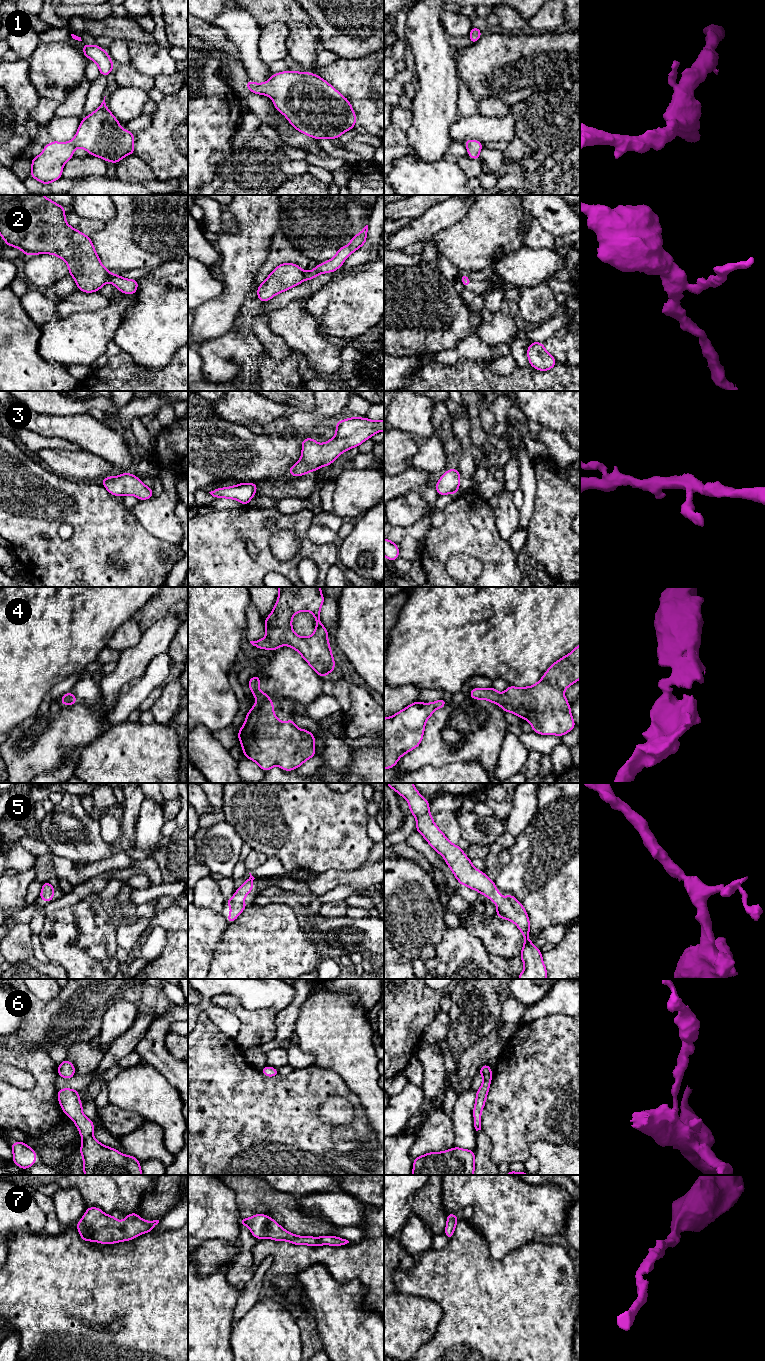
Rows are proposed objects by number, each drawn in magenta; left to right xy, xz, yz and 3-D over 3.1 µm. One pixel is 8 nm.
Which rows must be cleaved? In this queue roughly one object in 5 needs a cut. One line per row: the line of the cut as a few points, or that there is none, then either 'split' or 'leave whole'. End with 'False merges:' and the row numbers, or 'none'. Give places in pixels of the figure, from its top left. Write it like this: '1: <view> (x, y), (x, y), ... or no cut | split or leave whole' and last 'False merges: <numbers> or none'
1: no cut | leave whole
2: xy (112, 274), (108, 280) | split
3: no cut | leave whole
4: no cut | leave whole
5: no cut | leave whole
6: no cut | leave whole
7: no cut | leave whole
False merges: 2

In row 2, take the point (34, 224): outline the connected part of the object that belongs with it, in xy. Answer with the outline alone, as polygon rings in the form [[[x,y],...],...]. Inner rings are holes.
[[[0,195],[0,236],[7,246],[20,249],[25,256],[52,254],[61,258],[77,283],[77,289],[85,293],[98,292],[109,281],[112,273],[102,265],[91,238],[68,225],[65,214],[64,207],[43,195]]]

